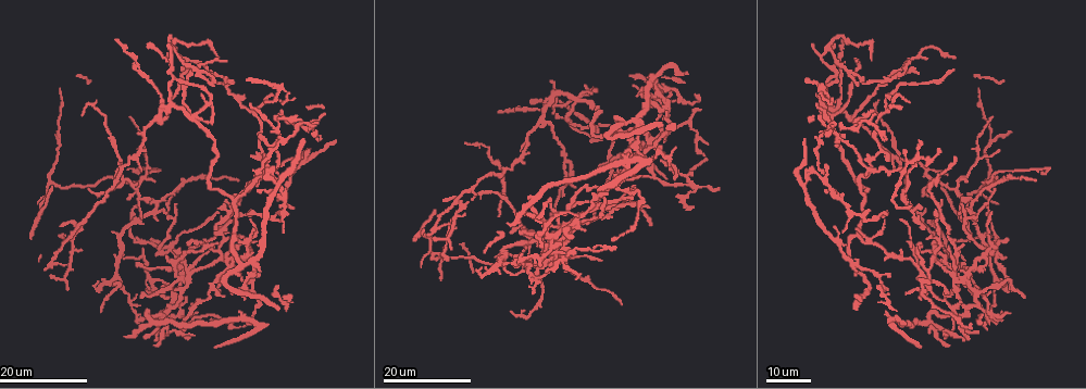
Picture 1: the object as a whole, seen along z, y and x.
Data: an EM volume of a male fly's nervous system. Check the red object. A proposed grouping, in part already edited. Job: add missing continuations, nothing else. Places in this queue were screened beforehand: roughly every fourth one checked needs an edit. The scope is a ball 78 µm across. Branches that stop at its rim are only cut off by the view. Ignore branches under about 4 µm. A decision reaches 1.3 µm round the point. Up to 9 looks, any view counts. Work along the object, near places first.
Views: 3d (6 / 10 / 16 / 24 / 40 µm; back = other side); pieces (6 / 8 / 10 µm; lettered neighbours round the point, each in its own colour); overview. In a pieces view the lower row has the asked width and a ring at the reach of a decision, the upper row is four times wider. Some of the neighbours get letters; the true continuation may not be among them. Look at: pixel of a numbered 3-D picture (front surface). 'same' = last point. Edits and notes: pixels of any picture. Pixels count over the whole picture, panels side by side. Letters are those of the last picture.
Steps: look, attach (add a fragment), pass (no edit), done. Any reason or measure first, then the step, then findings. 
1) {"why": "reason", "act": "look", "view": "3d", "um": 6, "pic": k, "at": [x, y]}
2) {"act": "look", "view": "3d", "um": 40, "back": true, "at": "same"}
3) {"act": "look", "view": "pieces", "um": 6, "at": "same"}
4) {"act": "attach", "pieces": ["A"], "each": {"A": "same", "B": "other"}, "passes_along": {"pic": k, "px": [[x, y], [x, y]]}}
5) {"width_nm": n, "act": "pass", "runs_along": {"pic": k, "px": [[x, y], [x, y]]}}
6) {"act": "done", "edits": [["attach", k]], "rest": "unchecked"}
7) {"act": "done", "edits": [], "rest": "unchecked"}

{"why": "tapers out", "act": "look", "view": "3d", "um": 24, "pic": 1, "at": [219, 212]}

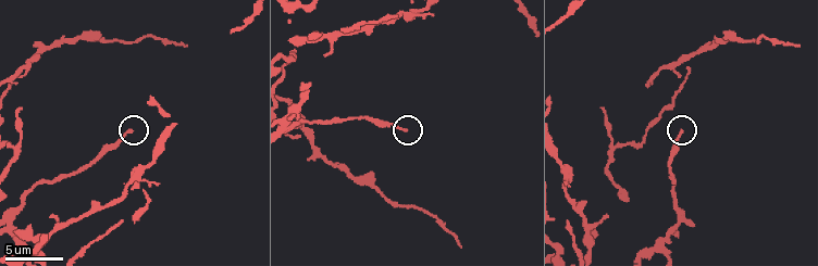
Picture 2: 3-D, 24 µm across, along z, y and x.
{"act": "look", "view": "pieces", "um": 8, "pic": 2, "at": [129, 131]}

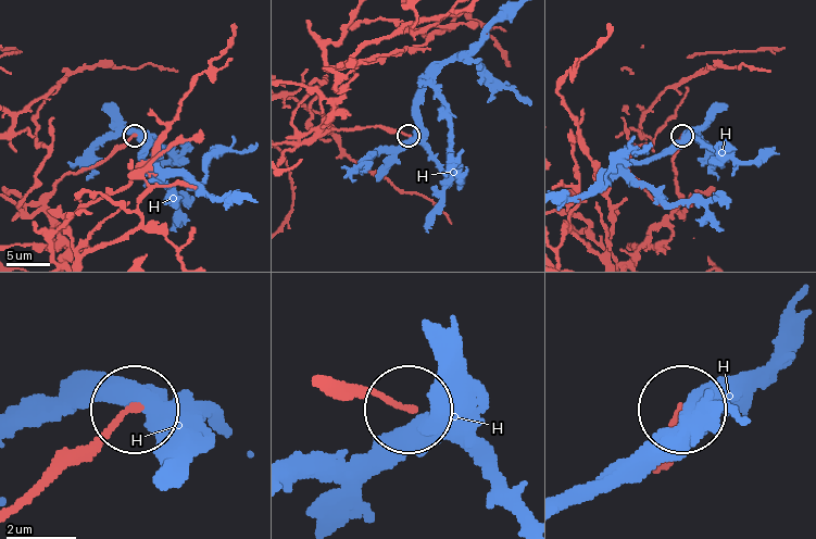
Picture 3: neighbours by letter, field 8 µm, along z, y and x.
{"act": "pass", "each": {"H": "other"}, "found": "none of them fits"}

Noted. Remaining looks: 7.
{"why": "an open end", "act": "look", "view": "3d", "um": 24, "pic": 1, "at": [600, 218]}

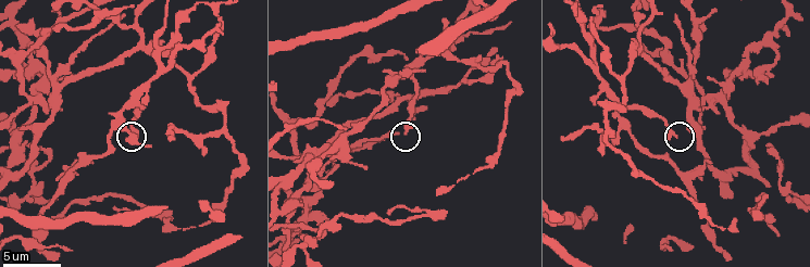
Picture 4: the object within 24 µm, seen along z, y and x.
{"act": "look", "view": "pieces", "um": 8, "pic": 4, "at": [676, 135]}

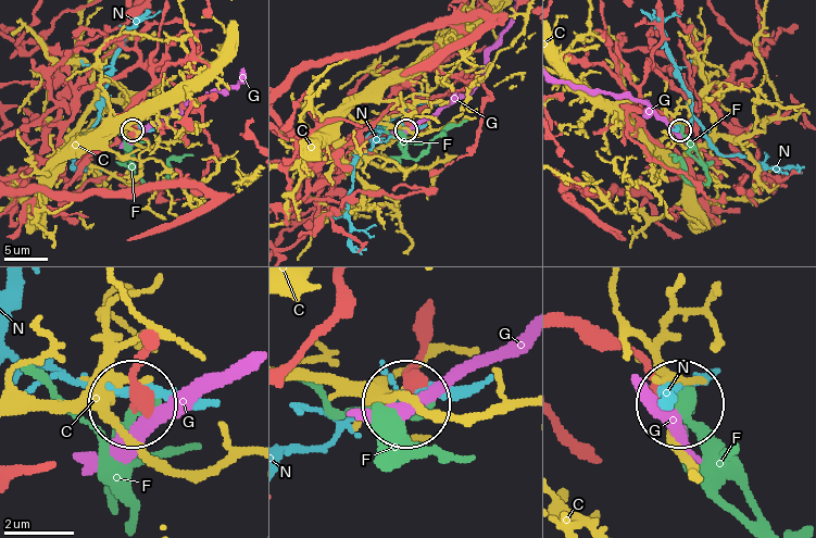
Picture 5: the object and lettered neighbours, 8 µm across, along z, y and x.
{"act": "attach", "pieces": ["F"], "each": {"C": "other", "F": "same", "G": "other", "N": "other"}, "found": "the neuron continues"}

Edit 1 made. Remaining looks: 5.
{"act": "look", "view": "3d", "um": 16, "pic": 1, "at": [53, 188]}

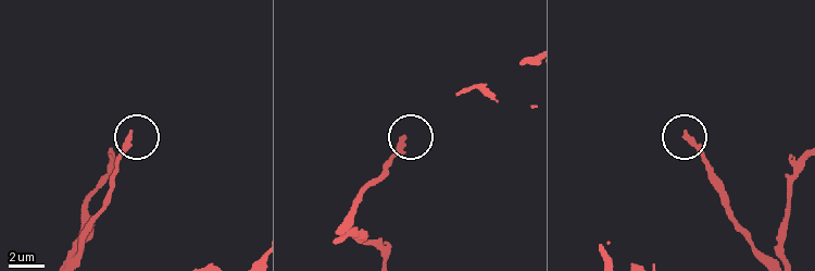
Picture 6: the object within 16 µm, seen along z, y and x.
{"act": "look", "view": "pieces", "um": 6, "pic": 6, "at": [404, 140]}

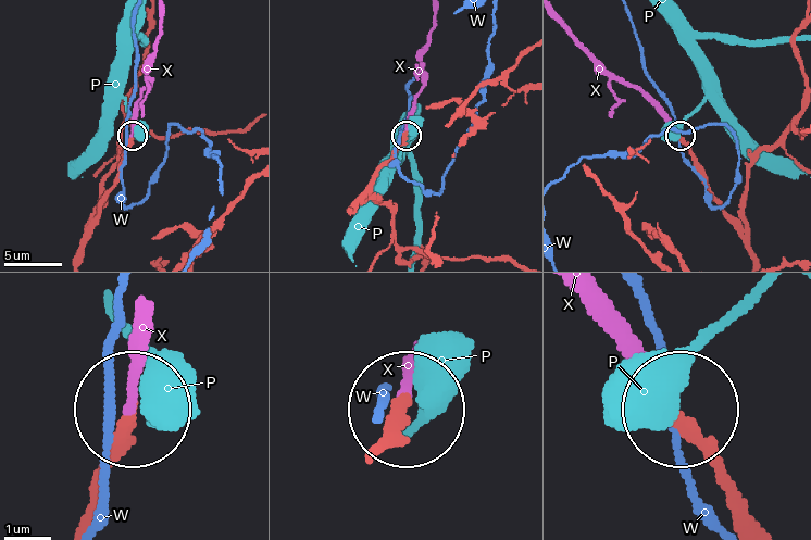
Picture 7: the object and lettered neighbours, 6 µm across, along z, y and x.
{"act": "attach", "pieces": ["X"], "each": {"P": "other", "W": "other", "X": "same"}, "passes_along": {"pic": 7, "px": [[94, 491], [133, 405], [136, 339]]}, "found": "the neuron continues"}

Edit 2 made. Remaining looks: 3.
{"why": "thin end", "act": "look", "view": "3d", "um": 24, "pic": 1, "at": [521, 150]}

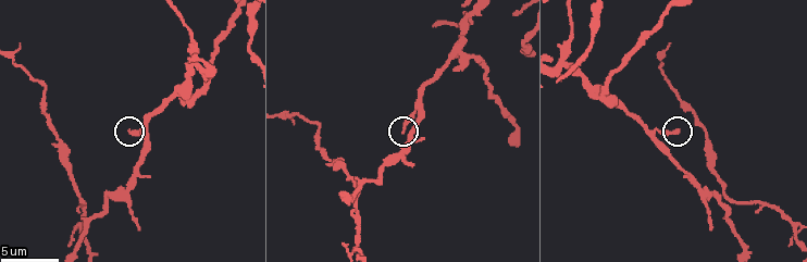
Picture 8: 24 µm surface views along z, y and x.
{"act": "look", "view": "pieces", "um": 6, "pic": 8, "at": [679, 132]}

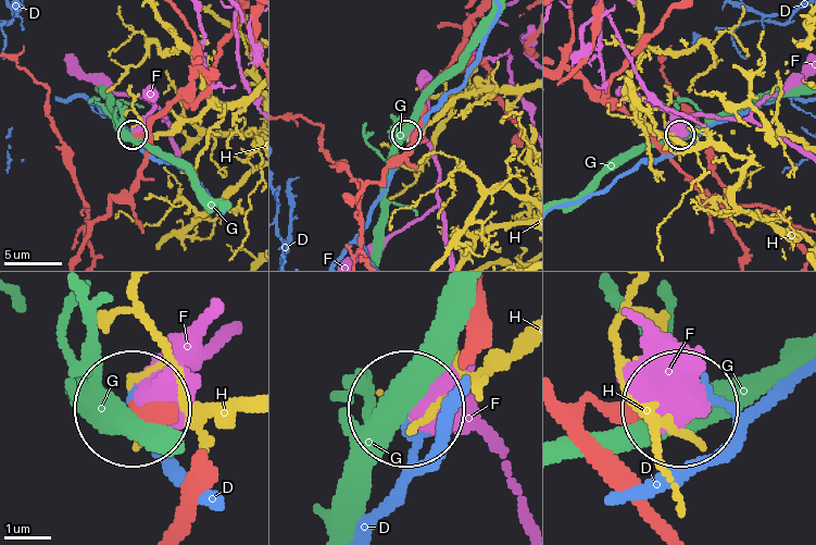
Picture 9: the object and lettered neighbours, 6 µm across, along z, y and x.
{"width_nm": 180, "act": "pass", "each": {"D": "other", "F": "other", "G": "other", "H": "other"}, "runs_along": {"pic": 9, "px": [[214, 70], [195, 70], [148, 131], [132, 134]]}, "found": "no lettered fragment goes on from it"}

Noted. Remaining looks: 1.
{"act": "done", "edits": [["attach", 5], ["attach", 7]], "rest": "unchecked"}

